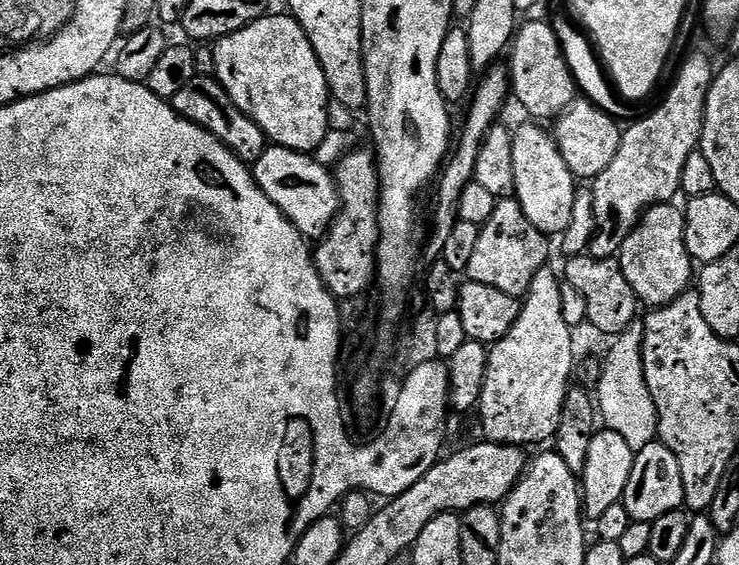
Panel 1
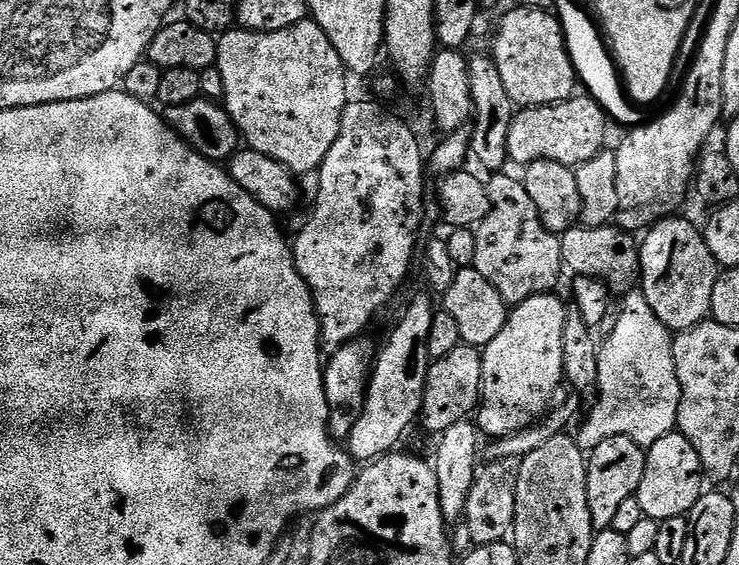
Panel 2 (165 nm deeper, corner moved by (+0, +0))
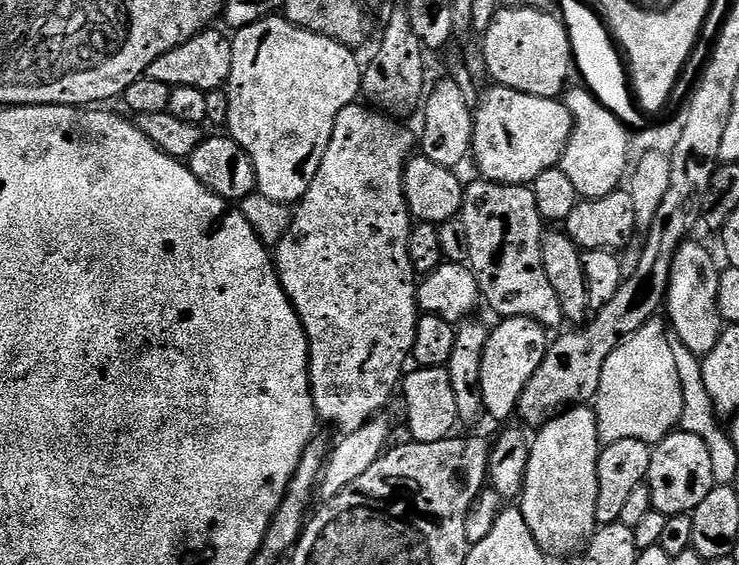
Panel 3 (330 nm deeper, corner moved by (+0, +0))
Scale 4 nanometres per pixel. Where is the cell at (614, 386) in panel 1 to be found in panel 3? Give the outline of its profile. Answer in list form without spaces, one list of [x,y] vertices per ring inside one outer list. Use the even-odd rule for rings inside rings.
[[[652,317],[634,334],[624,339],[607,358],[606,365],[602,368],[598,394],[592,401],[598,439],[603,445],[616,441],[640,440],[652,446],[661,442],[679,425],[683,410],[682,388],[673,353],[666,341],[667,331],[667,325],[661,317]]]

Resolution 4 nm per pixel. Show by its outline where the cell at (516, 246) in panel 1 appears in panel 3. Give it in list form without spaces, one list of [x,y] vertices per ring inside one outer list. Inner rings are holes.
[[[476,178],[476,181],[474,181],[472,185],[469,183],[467,187],[465,187],[464,204],[460,207],[459,219],[463,220],[464,225],[466,226],[466,239],[470,242],[467,263],[470,265],[472,273],[476,275],[476,281],[480,287],[480,295],[483,303],[485,305],[488,303],[489,306],[497,312],[497,317],[500,318],[507,318],[509,316],[525,316],[531,320],[537,320],[539,324],[543,324],[545,329],[548,330],[553,330],[552,328],[558,327],[559,324],[563,325],[565,323],[565,319],[562,308],[559,305],[558,296],[555,294],[553,287],[550,286],[549,279],[546,278],[546,272],[542,266],[542,246],[546,228],[541,221],[540,211],[536,205],[536,199],[534,198],[531,187],[523,184],[495,184],[492,180]]]

